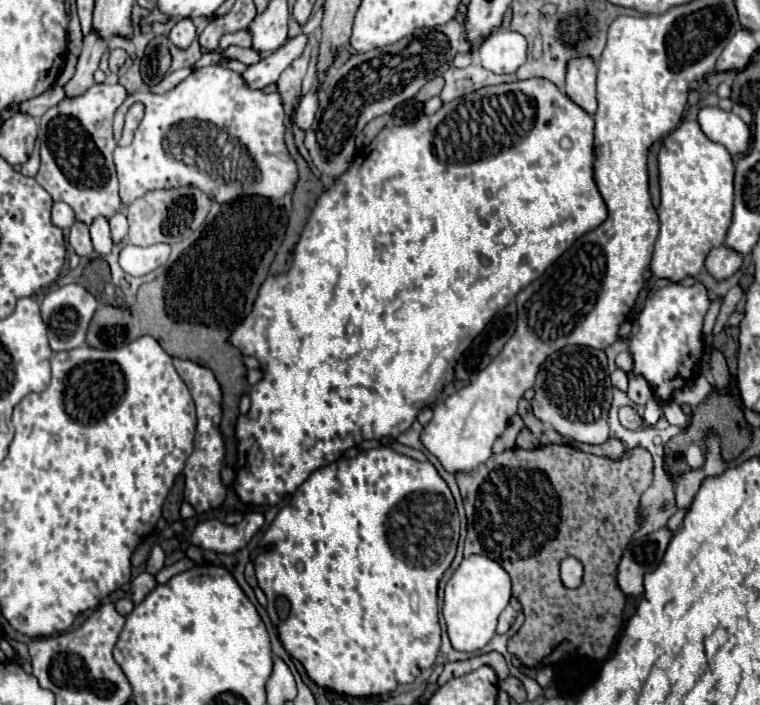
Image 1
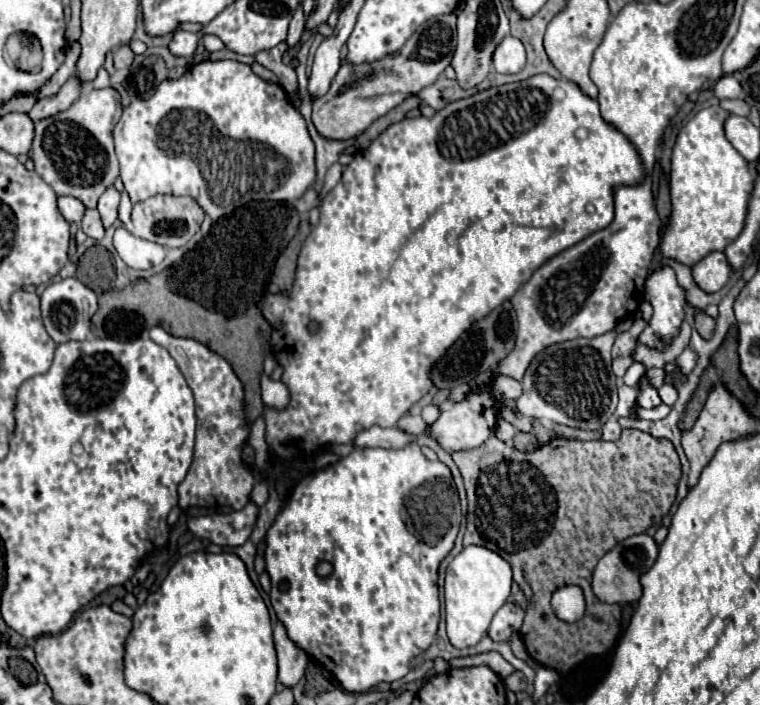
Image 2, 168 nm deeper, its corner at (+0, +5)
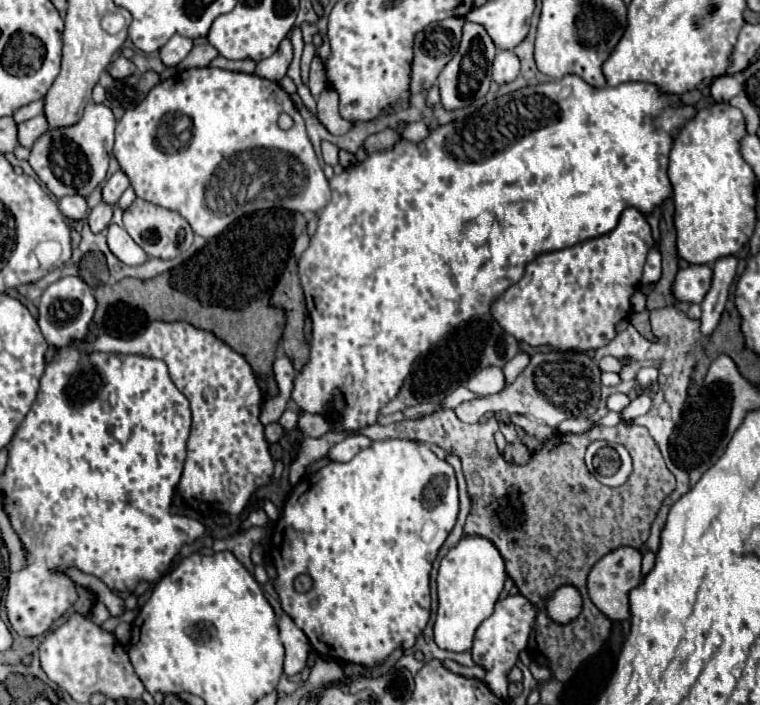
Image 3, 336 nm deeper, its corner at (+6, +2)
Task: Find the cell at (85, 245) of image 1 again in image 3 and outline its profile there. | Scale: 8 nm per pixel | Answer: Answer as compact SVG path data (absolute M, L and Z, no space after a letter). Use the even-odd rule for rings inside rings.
M99 202L87 216L87 224L89 224L91 232L99 234L103 228L107 228L109 222L111 222L111 214L113 214L113 206L109 206L105 202Z

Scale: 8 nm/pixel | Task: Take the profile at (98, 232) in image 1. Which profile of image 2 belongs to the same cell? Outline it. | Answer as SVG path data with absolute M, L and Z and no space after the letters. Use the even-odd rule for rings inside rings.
M111 185L111 187L107 187L107 191L105 191L105 193L101 195L101 199L99 199L97 209L99 209L99 213L101 213L101 219L103 219L103 225L105 225L105 227L111 227L113 221L117 219L119 197L121 197L121 193Z

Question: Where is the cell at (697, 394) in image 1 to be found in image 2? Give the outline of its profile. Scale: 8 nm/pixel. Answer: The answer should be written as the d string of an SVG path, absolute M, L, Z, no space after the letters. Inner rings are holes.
M663 385L659 389L659 397L661 397L661 403L665 403L665 405L671 407L677 401L677 389L673 385Z

